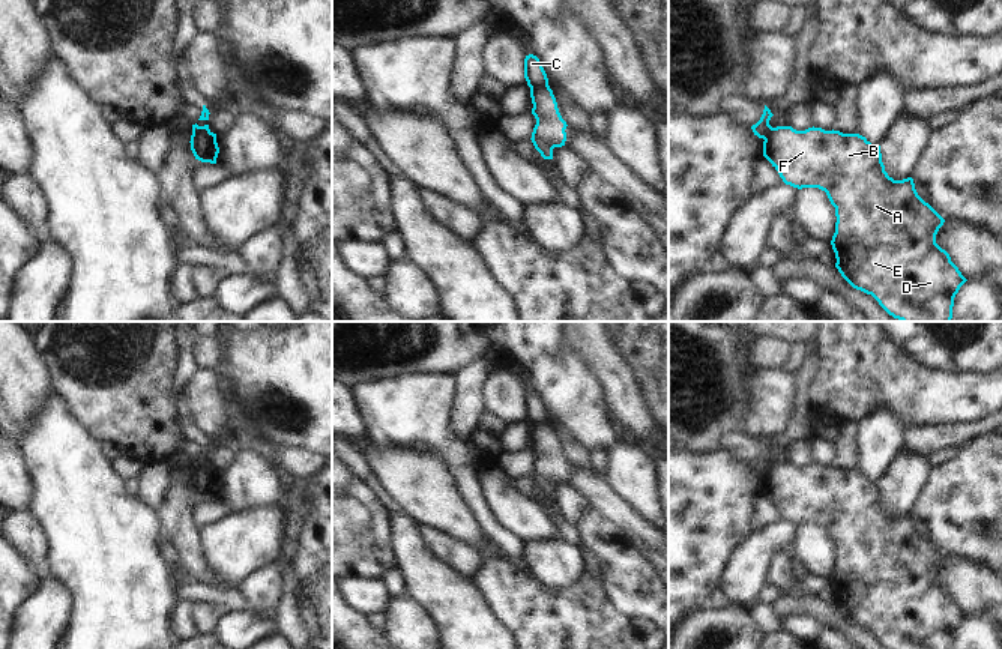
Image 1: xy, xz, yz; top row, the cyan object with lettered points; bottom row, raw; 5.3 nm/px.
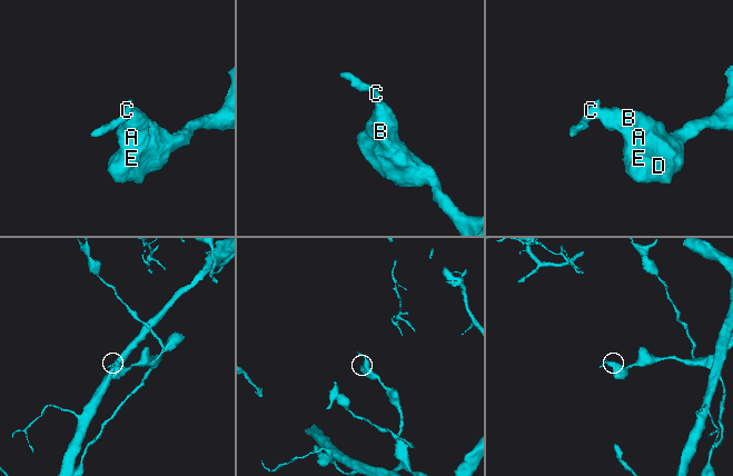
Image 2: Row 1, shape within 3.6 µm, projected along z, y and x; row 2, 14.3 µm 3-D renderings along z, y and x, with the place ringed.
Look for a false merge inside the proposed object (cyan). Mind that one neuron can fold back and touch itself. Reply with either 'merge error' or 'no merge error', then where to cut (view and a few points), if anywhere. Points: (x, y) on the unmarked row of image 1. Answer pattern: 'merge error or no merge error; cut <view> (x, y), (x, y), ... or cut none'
merge error; cut xy (209, 466), (193, 470)

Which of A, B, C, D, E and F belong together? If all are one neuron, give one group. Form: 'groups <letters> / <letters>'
groups A B D E F / C

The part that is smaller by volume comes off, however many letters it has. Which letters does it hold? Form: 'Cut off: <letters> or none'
Cut off: C

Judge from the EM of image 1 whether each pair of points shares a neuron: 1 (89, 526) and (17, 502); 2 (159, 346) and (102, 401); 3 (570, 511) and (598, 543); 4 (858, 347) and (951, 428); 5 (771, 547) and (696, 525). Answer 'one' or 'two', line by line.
1: two
2: one
3: two
4: two
5: two

